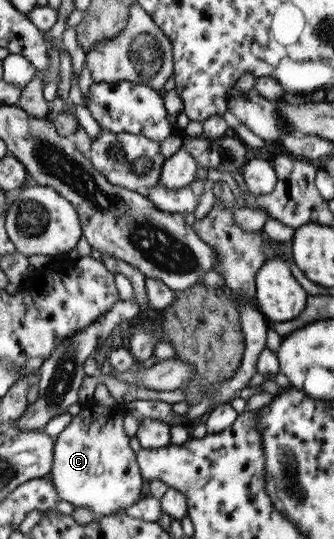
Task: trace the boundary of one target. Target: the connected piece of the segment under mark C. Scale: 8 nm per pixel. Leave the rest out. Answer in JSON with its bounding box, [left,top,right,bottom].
[48,400,146,520]

